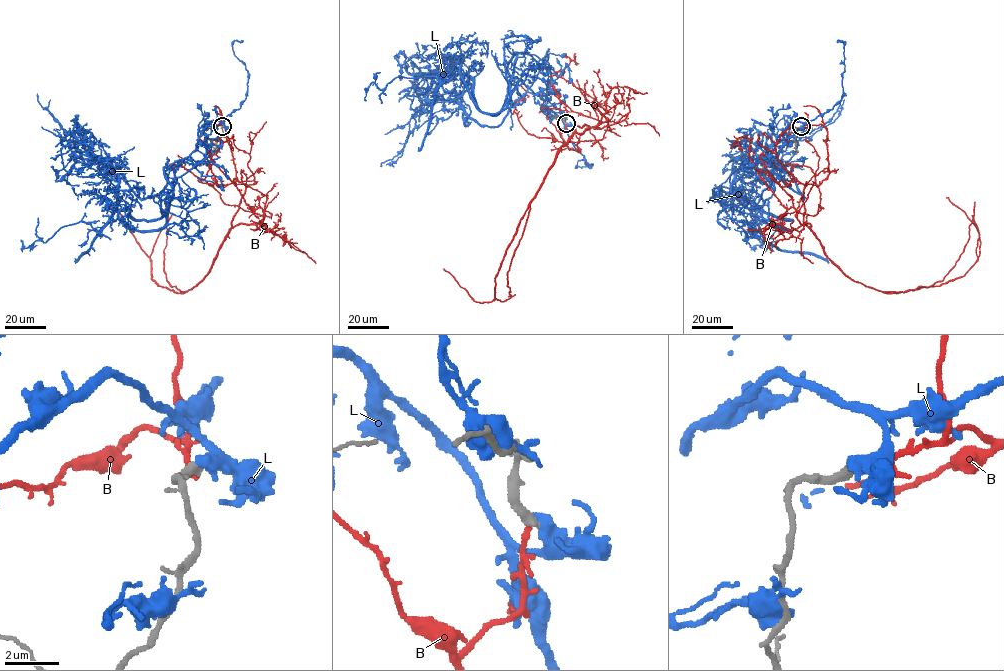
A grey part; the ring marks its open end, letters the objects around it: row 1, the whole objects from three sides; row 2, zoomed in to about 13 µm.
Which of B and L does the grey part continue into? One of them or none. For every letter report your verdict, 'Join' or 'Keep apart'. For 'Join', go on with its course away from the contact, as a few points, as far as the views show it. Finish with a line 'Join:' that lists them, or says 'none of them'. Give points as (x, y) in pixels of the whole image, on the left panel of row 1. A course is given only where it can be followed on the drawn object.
B: Join. Its course: (222, 126), (233, 183), (244, 194), (192, 289), (159, 286), (124, 219), (100, 197)
L: Keep apart
Join: B

